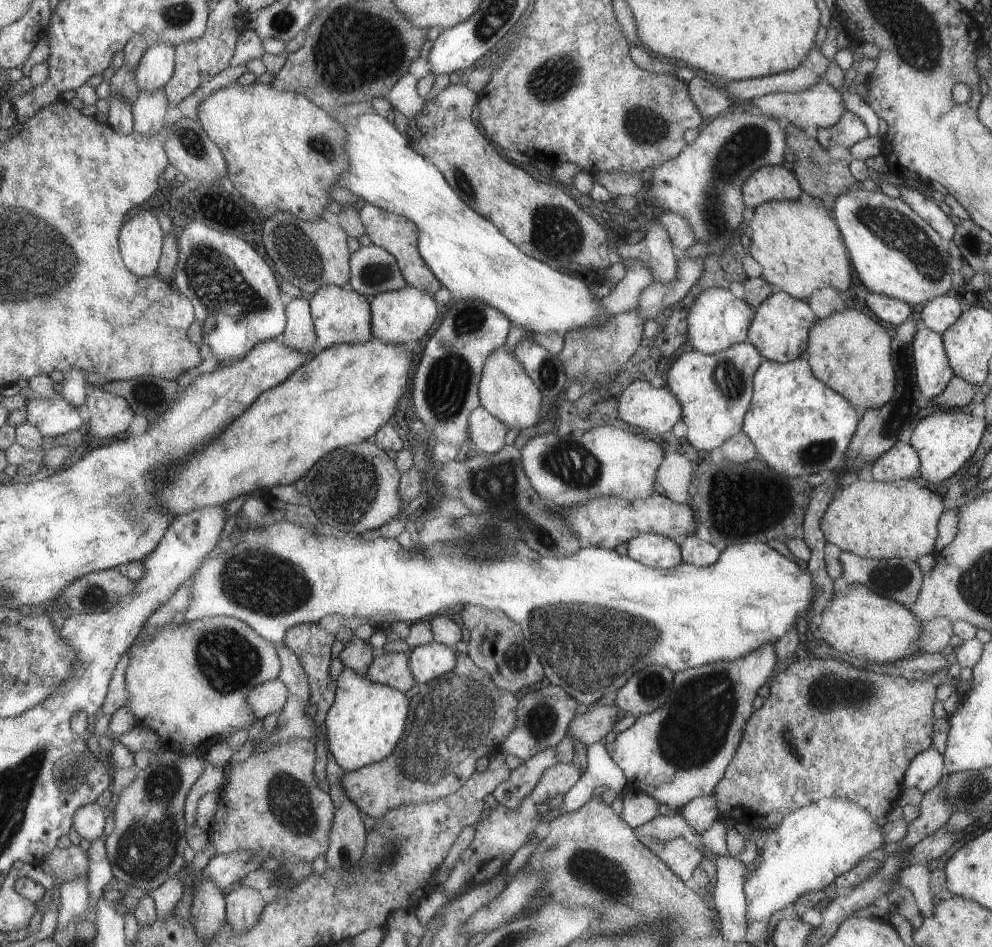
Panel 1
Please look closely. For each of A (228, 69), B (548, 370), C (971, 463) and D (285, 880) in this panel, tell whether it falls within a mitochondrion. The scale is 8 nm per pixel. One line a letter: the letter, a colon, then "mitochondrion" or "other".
A: other
B: mitochondrion
C: other
D: mitochondrion

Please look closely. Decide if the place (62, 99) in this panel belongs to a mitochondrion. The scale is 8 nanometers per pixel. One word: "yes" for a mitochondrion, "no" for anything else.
no

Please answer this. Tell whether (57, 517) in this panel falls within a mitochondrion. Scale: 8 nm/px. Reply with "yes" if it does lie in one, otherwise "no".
no

